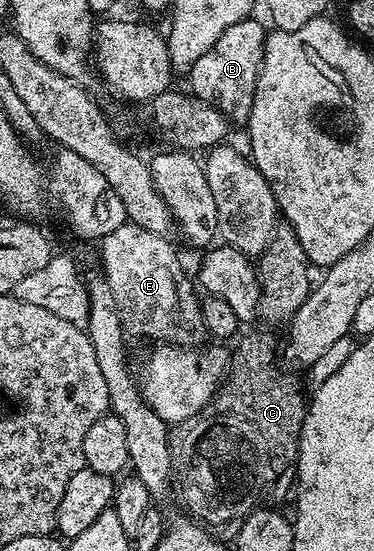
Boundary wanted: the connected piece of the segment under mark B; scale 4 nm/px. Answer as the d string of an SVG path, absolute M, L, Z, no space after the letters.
M249 16L234 24L233 27L226 29L222 36L218 37L214 46L210 48L204 56L200 56L197 62L192 66L190 80L192 80L191 93L203 100L206 104L212 106L218 112L222 112L228 117L229 123L240 124L247 123L250 116L250 108L254 104L254 92L258 84L260 75L260 65L264 59L264 40L266 29L260 22L255 22L255 17Z

